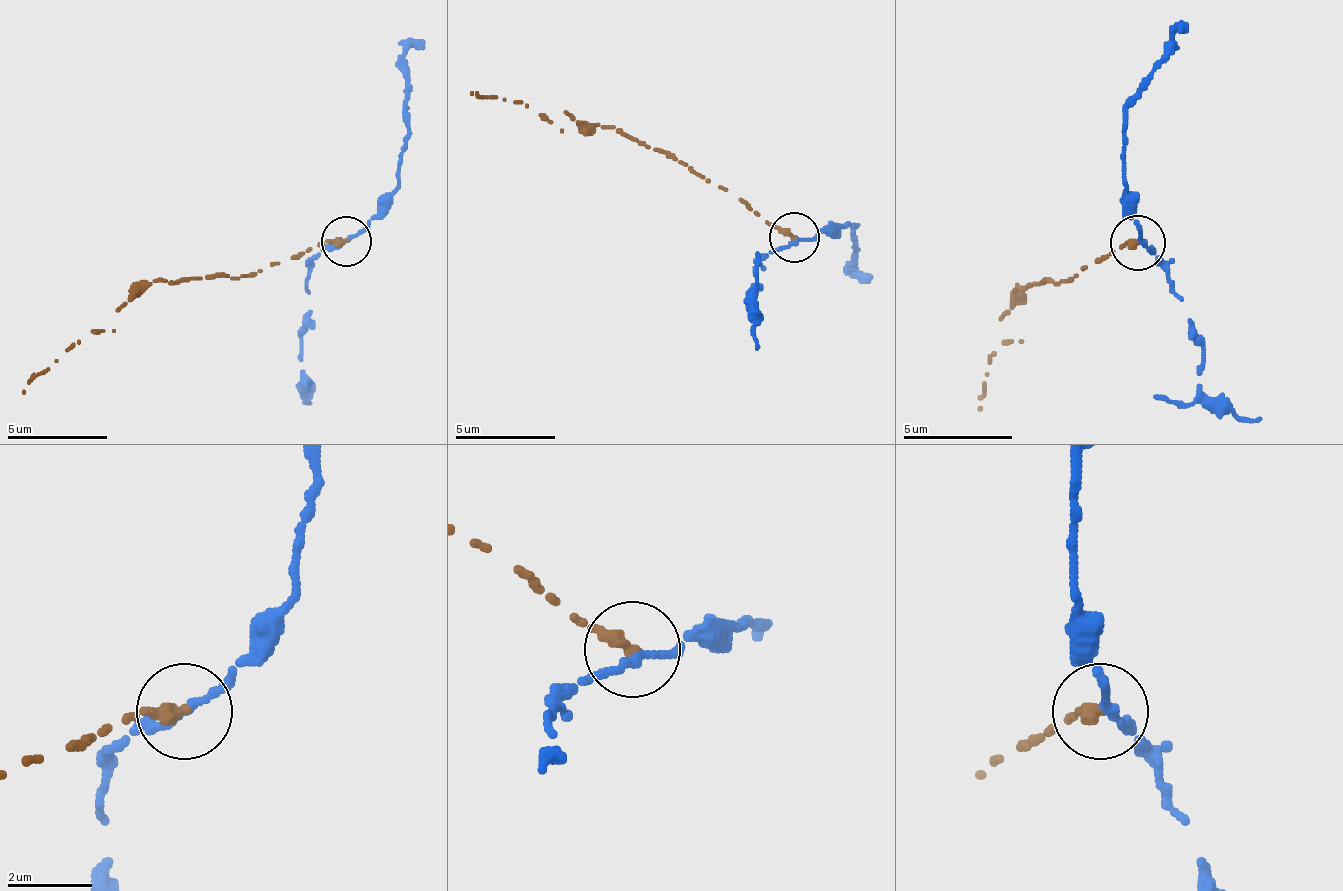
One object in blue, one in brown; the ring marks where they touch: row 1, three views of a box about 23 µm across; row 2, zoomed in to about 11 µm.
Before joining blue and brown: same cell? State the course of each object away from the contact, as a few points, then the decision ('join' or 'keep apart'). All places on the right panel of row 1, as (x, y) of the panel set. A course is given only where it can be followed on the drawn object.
blue via (1139, 244), (1122, 184), (1122, 129), (1128, 101), (1166, 41), (1188, 25) | brown via (1139, 244), (1122, 244), (1056, 282), (1018, 288), (1002, 321), (1018, 342), (1002, 342), (991, 359), (980, 408) | keep apart

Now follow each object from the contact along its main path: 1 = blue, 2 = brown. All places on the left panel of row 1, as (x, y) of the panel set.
1: (347, 242), (397, 187), (407, 112), (402, 57), (422, 42)
2: (347, 242), (322, 242), (237, 277), (147, 282), (117, 312), (112, 332), (92, 332), (22, 392)

